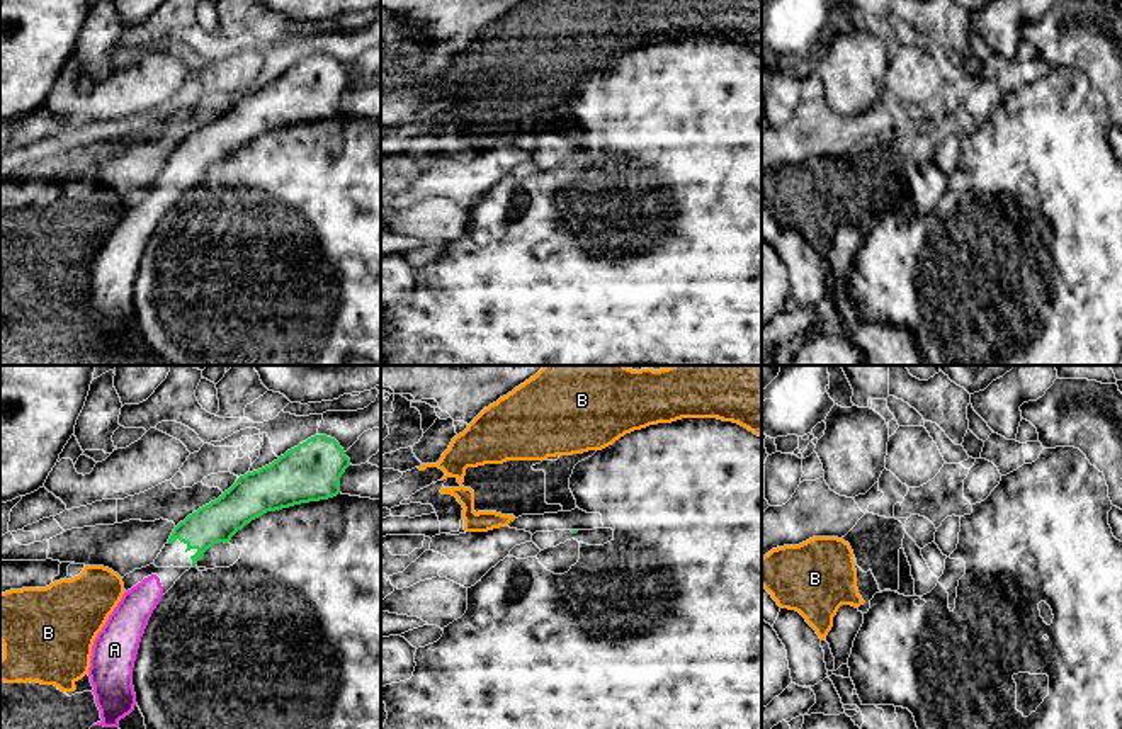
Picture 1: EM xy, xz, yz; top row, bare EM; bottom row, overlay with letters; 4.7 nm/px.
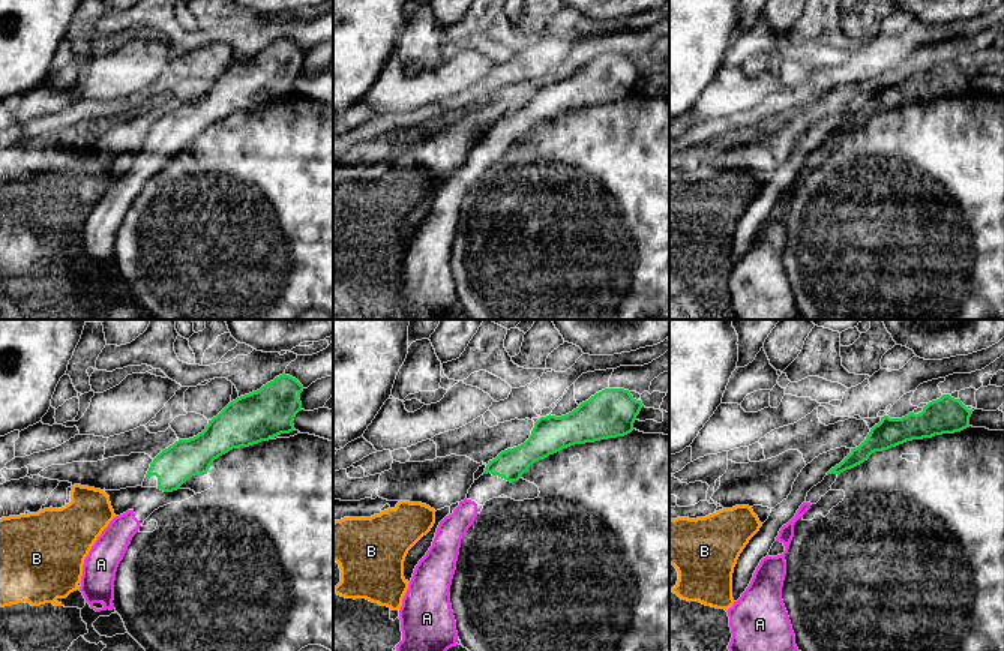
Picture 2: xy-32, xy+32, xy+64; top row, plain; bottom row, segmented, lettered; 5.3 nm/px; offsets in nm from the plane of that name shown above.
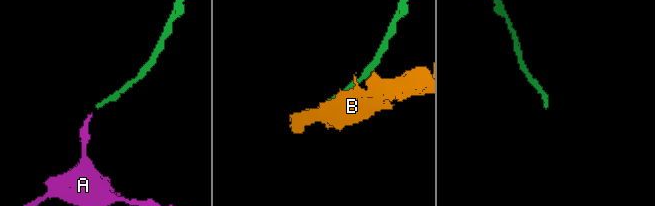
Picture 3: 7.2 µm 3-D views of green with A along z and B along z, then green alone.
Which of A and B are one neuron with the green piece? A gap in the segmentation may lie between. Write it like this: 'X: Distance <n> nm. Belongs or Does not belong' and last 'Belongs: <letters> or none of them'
A: Distance 160 nm. Belongs
B: Distance 280 nm. Does not belong
Belongs: A

